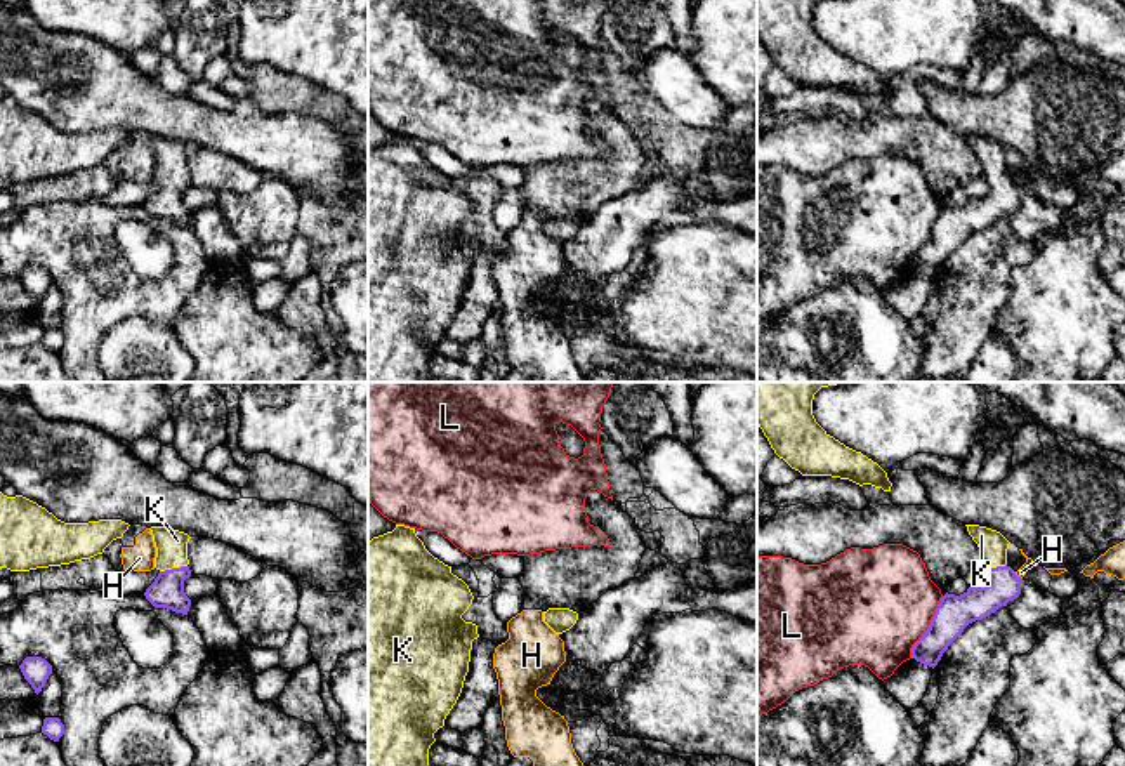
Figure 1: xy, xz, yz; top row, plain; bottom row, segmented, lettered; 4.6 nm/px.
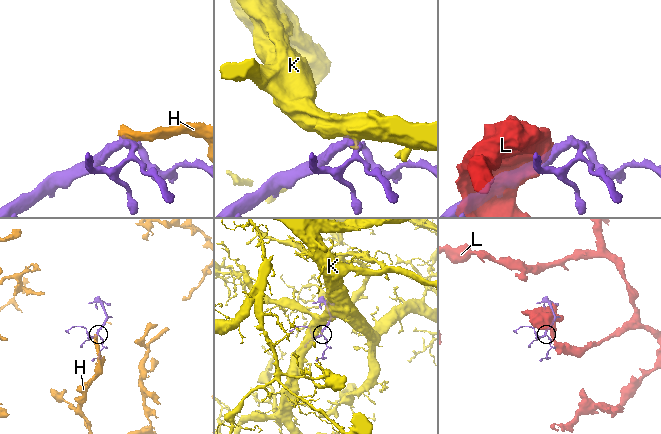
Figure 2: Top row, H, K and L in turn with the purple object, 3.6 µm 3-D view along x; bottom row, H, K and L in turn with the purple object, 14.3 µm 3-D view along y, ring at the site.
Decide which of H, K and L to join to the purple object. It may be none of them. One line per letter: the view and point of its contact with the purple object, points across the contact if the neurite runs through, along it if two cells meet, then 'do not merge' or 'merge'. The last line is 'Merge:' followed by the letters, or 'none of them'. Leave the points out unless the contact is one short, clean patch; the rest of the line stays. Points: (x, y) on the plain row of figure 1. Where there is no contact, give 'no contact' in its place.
H: contact yz (1016, 186); do not merge
K: contact xy (172, 179); way xy (167, 202), (172, 179), (171, 155); merge
L: contact yz (929, 238); do not merge
Merge: K

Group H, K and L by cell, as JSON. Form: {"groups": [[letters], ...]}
{"groups": [["H"], ["K"], ["L"]]}

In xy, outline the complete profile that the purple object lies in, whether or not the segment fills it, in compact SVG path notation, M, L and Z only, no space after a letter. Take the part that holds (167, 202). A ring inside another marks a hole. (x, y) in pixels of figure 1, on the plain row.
M151 137L156 158L155 179L160 182L144 207L155 219L167 219L188 226L191 210L184 203L184 191L191 188L188 170L189 146L174 139Z

